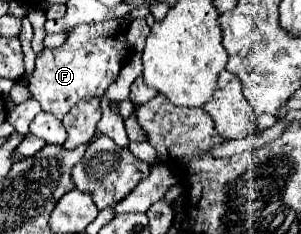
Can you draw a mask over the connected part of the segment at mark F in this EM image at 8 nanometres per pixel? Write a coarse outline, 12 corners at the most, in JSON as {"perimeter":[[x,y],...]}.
{"perimeter":[[117,21],[81,23],[43,49],[29,81],[63,119],[117,79],[129,45]]}

